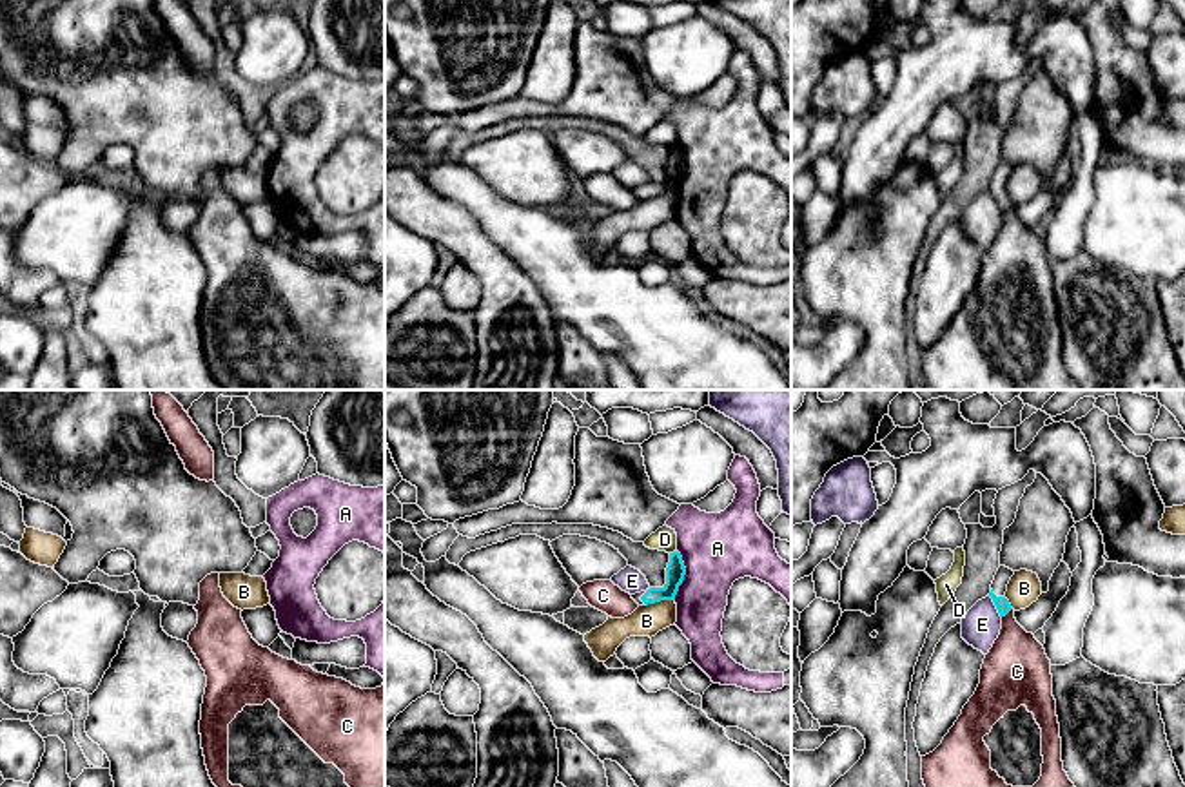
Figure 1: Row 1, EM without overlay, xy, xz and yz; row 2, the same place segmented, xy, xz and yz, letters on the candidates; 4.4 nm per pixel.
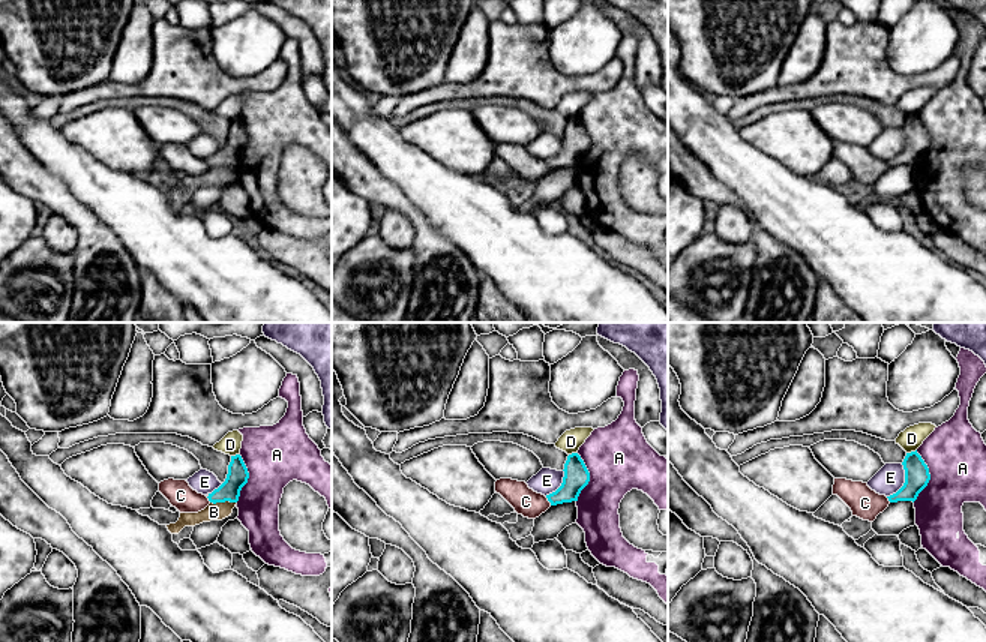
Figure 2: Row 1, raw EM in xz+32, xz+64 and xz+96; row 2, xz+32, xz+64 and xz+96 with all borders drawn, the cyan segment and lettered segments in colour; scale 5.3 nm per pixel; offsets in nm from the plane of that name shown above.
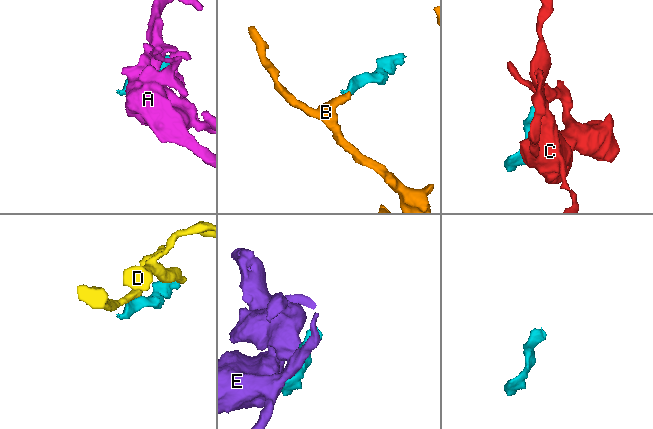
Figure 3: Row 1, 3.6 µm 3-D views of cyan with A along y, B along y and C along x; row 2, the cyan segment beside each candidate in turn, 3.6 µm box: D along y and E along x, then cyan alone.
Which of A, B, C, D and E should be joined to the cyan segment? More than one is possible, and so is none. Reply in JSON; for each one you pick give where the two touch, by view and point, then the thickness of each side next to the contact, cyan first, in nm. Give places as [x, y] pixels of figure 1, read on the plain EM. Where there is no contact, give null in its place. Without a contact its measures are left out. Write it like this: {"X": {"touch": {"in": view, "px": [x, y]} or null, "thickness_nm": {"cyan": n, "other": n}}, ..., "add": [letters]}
{"add": []}

